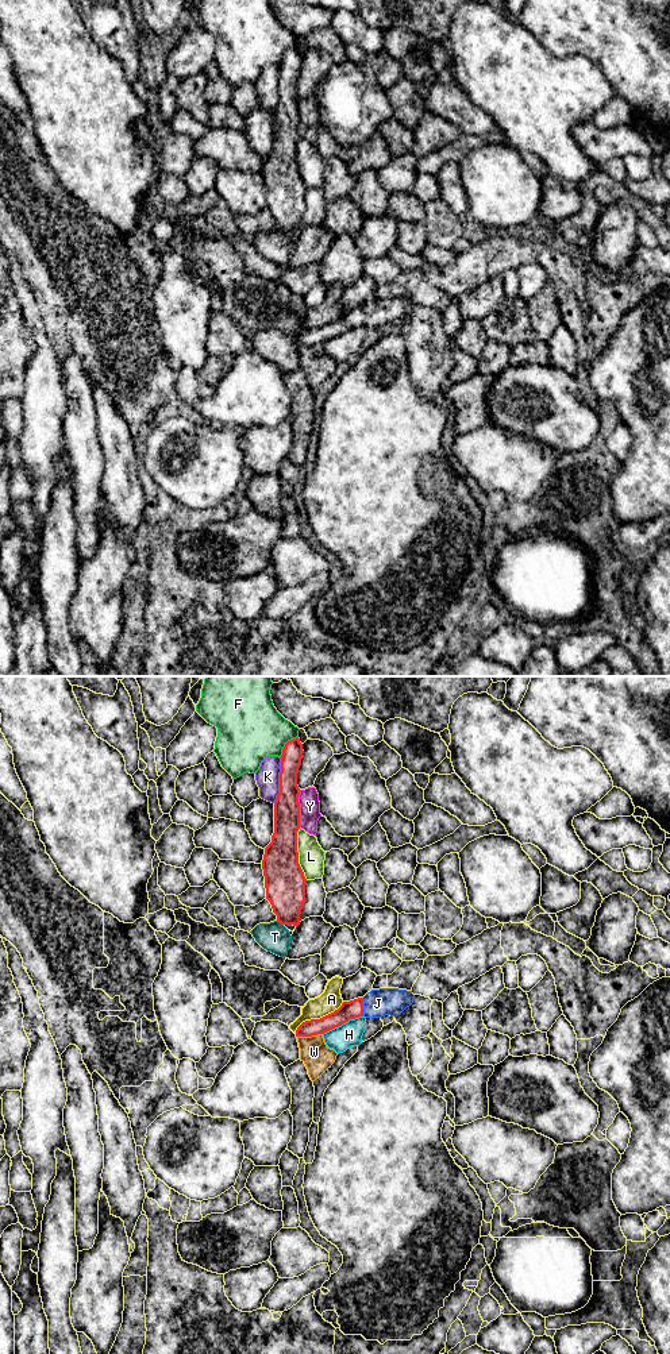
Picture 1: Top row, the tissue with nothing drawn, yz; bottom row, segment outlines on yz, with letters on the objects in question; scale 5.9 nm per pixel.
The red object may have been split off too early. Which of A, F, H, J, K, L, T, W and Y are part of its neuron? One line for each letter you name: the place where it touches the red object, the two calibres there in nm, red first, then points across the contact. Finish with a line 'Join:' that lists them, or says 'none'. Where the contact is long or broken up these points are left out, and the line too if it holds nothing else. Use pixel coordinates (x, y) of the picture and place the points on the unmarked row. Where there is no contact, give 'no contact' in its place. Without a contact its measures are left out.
J: contact yz (362, 316); calibres 110 and 170 nm; way yz (354, 317), (362, 316), (377, 312)
Join: J

